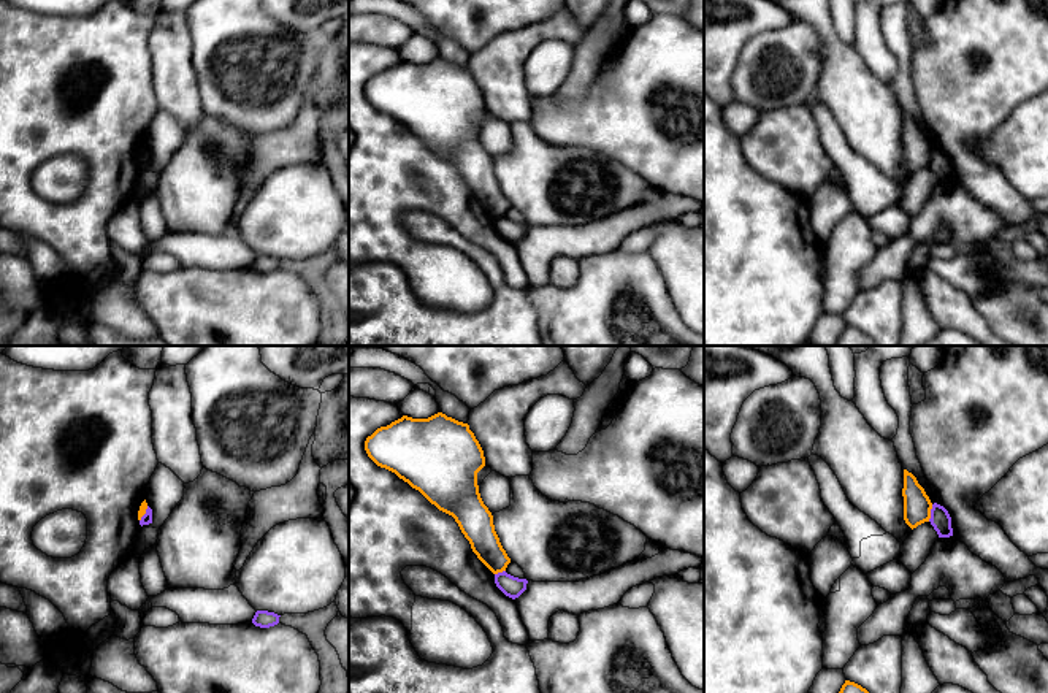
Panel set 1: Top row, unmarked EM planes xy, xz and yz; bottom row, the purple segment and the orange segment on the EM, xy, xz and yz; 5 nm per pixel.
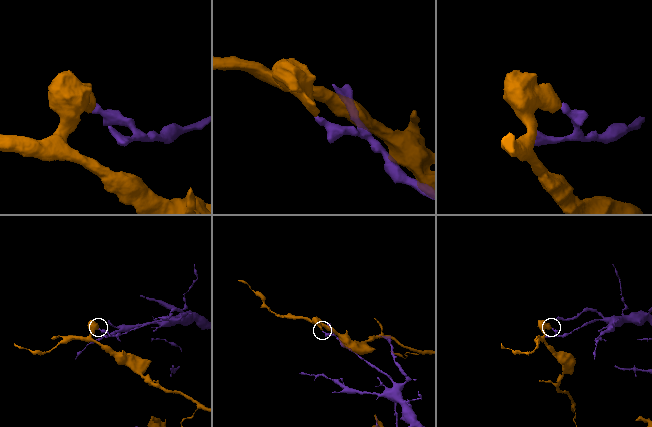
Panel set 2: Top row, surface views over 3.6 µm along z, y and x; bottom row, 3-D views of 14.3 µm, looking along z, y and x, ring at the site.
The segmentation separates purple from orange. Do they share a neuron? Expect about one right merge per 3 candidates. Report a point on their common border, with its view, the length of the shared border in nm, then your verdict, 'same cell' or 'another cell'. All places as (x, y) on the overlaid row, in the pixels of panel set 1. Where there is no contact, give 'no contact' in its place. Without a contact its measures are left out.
yz (931, 513) | 90 nm | another cell

